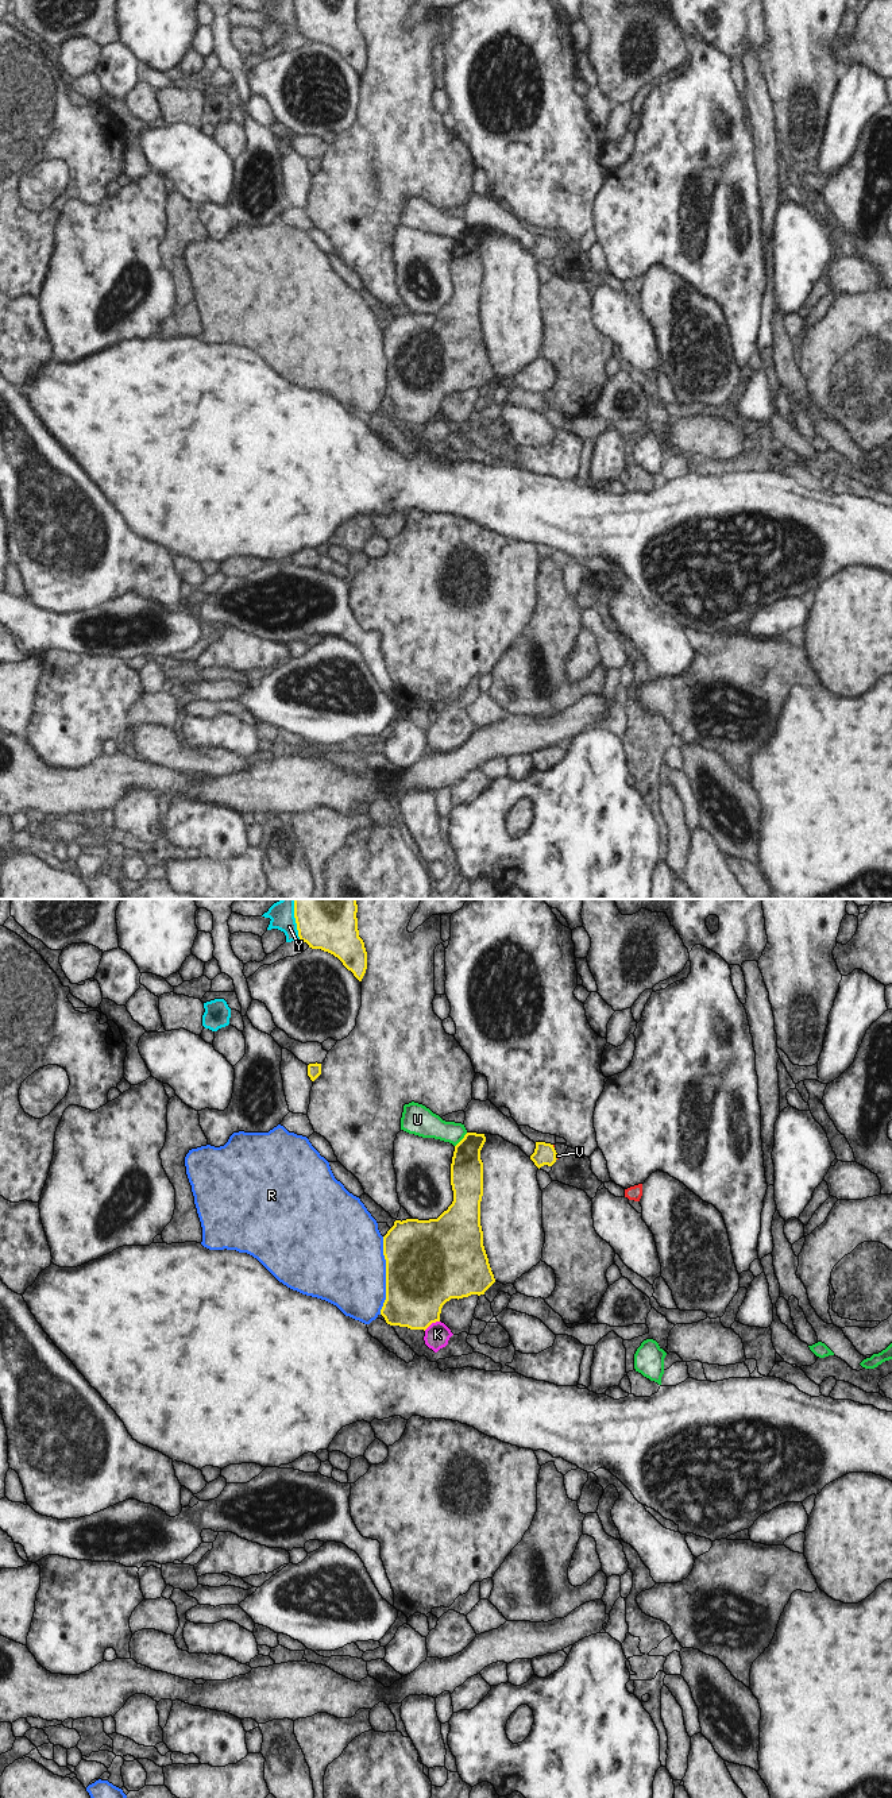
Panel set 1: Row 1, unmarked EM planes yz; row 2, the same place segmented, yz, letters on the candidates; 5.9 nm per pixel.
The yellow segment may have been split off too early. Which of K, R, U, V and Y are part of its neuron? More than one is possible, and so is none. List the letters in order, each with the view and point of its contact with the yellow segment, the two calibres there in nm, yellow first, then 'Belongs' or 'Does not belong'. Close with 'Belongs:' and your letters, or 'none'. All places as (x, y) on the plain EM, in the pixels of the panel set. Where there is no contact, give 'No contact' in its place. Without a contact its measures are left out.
K: Touches yellow at yz (431, 416). Thickness 380 nm (yellow) against 150 nm. Does not belong
R: Touches yellow at yz (386, 369). Thickness 500 nm (yellow) against 480 nm. Does not belong
U: Touches yellow at yz (462, 232). Thickness 190 nm (yellow) against 160 nm. Does not belong
V: Touches yellow at yz (555, 249). Thickness 130 nm (yellow) against 20 nm. Belongs
Y: Touches yellow at yz (296, 15). Thickness 280 nm (yellow) against 140 nm. Does not belong
Belongs: V

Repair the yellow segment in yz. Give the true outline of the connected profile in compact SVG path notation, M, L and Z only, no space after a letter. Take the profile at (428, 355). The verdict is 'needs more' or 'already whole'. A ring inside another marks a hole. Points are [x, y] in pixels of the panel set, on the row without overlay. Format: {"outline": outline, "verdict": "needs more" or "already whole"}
{"outline": "M467 225L455 239L451 256L453 294L437 312L395 313L383 329L386 352L386 393L381 408L390 418L426 423L440 414L443 398L451 391L484 387L495 375L483 339L480 294L483 289L483 255L480 243L484 227Z", "verdict": "already whole"}

